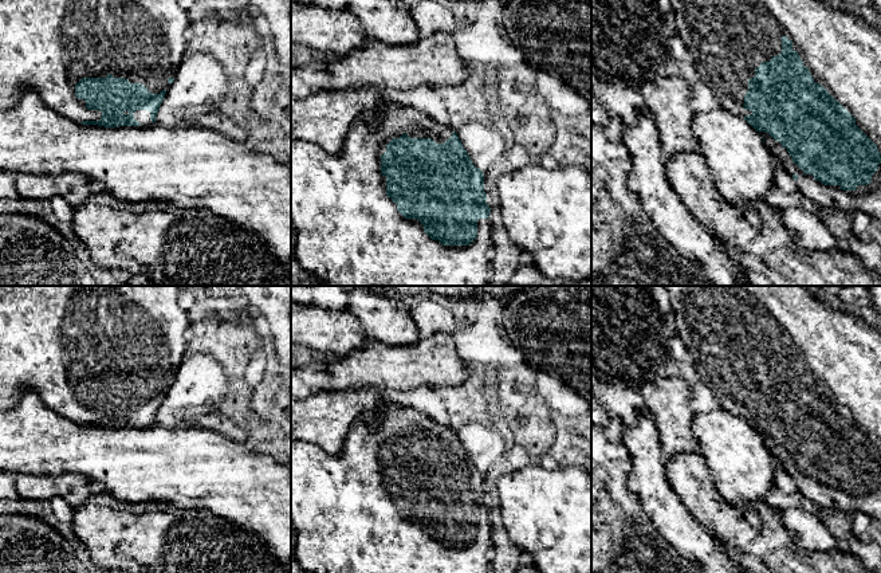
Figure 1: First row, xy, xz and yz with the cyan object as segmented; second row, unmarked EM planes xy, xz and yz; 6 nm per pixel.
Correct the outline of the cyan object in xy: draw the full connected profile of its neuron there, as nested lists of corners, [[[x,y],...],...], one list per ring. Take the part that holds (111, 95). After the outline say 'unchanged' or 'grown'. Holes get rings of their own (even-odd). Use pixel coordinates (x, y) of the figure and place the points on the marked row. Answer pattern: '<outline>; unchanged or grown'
[[[0,0],[0,110],[12,109],[23,91],[35,90],[48,107],[82,125],[150,126],[184,58],[188,28],[189,17],[178,0]]]; grown

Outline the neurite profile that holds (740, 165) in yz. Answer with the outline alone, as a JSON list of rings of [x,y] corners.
[[[723,107],[695,113],[692,130],[720,196],[738,205],[764,200],[779,162],[759,132]]]

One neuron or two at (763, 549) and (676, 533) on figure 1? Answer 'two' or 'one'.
two

